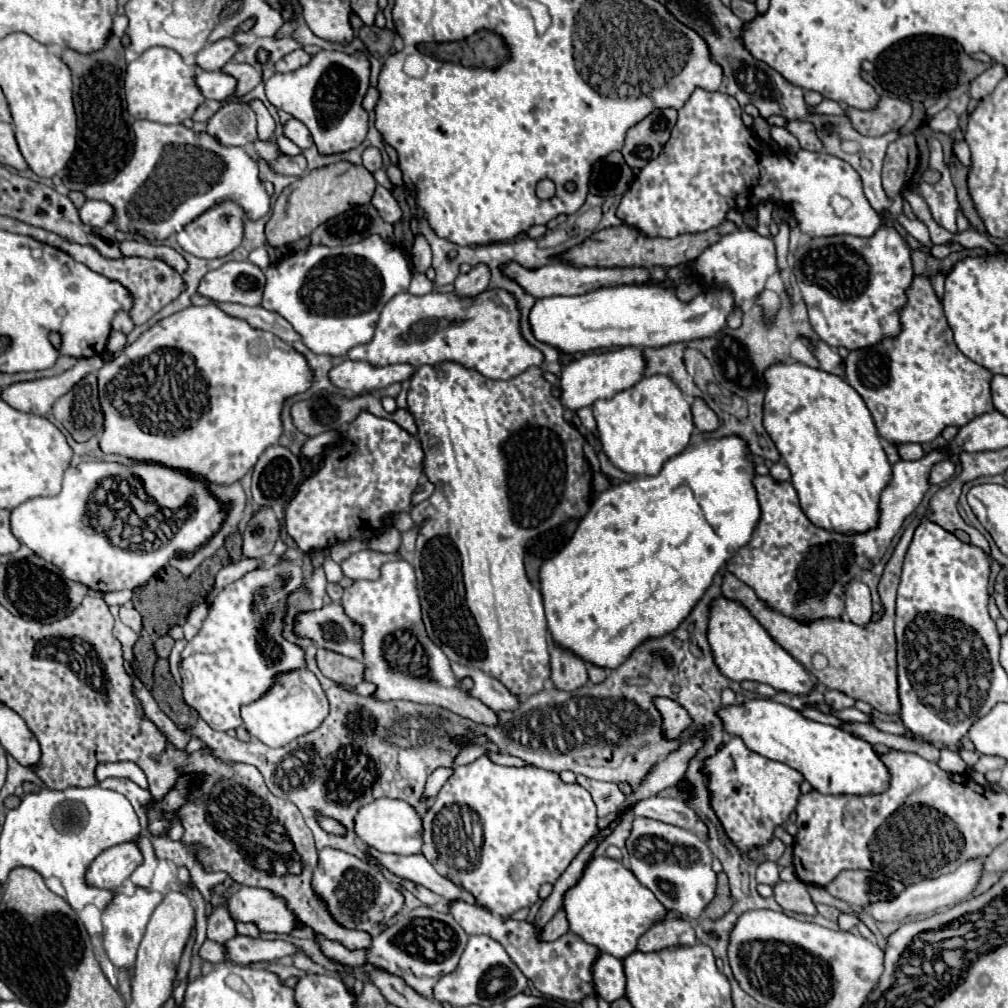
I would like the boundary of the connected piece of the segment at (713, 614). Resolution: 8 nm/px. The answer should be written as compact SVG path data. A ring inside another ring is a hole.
M725 596L711 600L707 640L711 644L711 652L715 652L715 664L719 664L719 672L723 672L723 676L727 676L729 680L755 680L769 684L775 690L801 696L809 694L813 688L813 680L809 678L805 668L787 650L783 650L759 624L759 620L737 600L729 600Z

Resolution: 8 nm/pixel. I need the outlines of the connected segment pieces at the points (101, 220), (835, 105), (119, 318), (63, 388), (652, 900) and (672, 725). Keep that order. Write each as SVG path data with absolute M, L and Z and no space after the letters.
M87 200L79 208L79 218L83 220L83 224L105 226L111 220L111 216L113 216L113 208L101 200Z
M823 100L813 110L819 112L819 114L843 114L845 112L845 106L841 106L839 102L833 102L833 100Z
M117 312L117 314L115 314L115 320L113 320L113 328L129 334L129 332L133 330L133 322L131 322L129 314L127 314L127 312Z
M91 356L91 358L79 358L73 368L59 376L51 378L39 378L39 380L29 380L29 382L17 382L7 386L1 392L1 398L21 410L21 412L33 412L39 416L49 414L53 402L63 396L71 386L75 386L87 372L95 372L103 366L101 356Z
M593 856L587 862L577 884L563 894L563 910L567 912L569 930L575 936L619 960L631 954L637 948L639 936L665 914L655 894L645 888L621 860L607 856Z
M655 698L655 706L663 716L663 730L667 738L677 738L685 728L691 726L691 718L675 700Z

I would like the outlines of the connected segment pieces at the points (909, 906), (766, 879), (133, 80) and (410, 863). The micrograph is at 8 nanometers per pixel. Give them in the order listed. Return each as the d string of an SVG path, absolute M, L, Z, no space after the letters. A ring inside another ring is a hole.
M981 858L969 860L969 862L961 864L951 874L943 874L943 876L931 878L931 880L921 880L917 884L907 886L903 892L899 892L899 896L893 896L891 900L879 900L879 902L867 904L861 910L867 912L877 922L901 922L903 918L909 918L909 916L927 914L927 912L939 910L943 906L955 906L955 904L959 904L961 900L965 900L975 890L981 874L983 874L983 860Z
M765 860L765 862L757 868L757 882L775 886L775 884L779 882L779 868L777 868L777 864L771 862L771 860Z
M161 46L149 48L135 62L131 62L127 66L127 74L125 74L125 100L127 100L129 116L145 118L145 120L159 122L159 124L181 124L185 118L193 116L193 112L195 112L195 108L199 104L205 102L205 98L197 90L193 78L195 78L195 66L187 66L183 62L183 58L175 50L161 48Z
M371 850L369 852L385 866L389 868L393 874L405 878L405 880L411 880L415 884L421 884L429 890L433 890L435 894L443 896L445 900L463 900L467 904L473 904L473 906L479 906L475 904L475 898L469 894L469 892L463 892L463 888L459 888L457 884L453 884L451 880L447 880L445 876L441 876L427 860L423 854L415 854L415 856L395 856L395 854L383 854L383 852L377 852L377 850Z

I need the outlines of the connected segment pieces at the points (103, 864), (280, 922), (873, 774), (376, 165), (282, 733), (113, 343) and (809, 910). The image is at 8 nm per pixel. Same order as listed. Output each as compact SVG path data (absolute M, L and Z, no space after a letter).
M135 840L127 844L117 844L101 852L87 870L87 882L99 888L115 890L119 888L137 866L143 864L143 854Z
M243 886L227 900L227 912L235 916L235 922L251 922L261 932L287 934L297 928L297 918L287 910L281 898L275 898L269 890Z
M755 698L745 704L719 708L723 728L731 736L743 738L751 752L783 762L801 772L803 778L821 794L877 794L889 784L883 762L873 752L873 744L843 732L837 726L811 722L789 706L767 698Z
M373 146L365 148L365 152L363 152L363 166L365 166L369 172L375 172L375 170L379 170L379 168L383 166L381 152L379 152L377 148L373 148Z
M301 668L275 676L275 684L271 684L271 688L259 700L241 708L241 718L251 736L259 738L267 746L285 746L293 738L315 730L325 720L327 712L327 698L317 676L307 668Z
M111 332L111 336L109 336L109 340L107 340L107 350L109 352L117 352L117 350L121 350L125 346L125 334L121 334L121 332Z
M779 882L775 888L775 900L783 910L799 912L799 914L817 914L815 904L811 902L803 882Z

